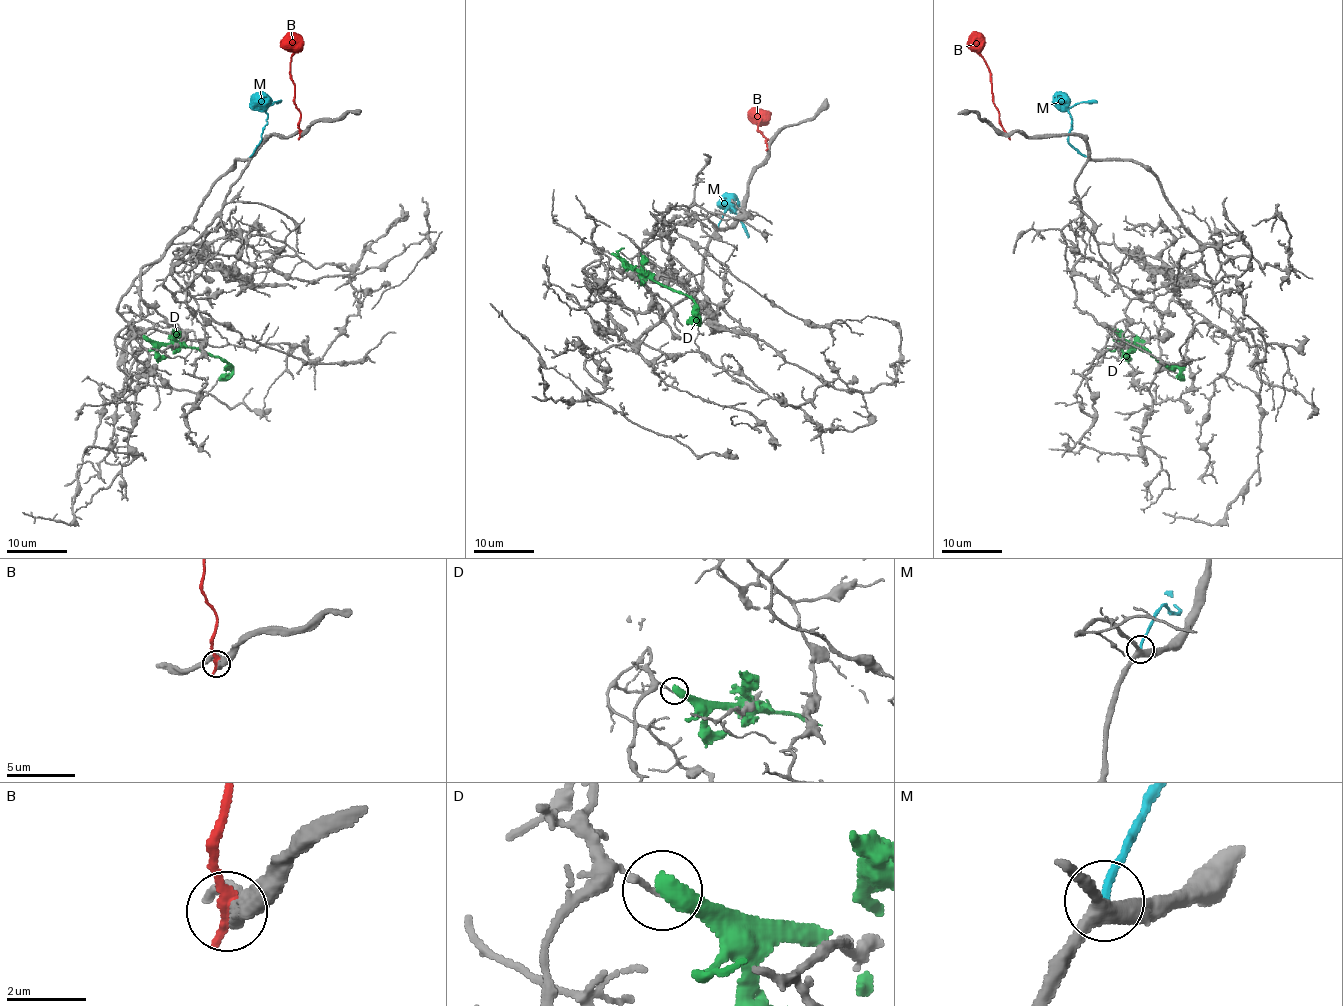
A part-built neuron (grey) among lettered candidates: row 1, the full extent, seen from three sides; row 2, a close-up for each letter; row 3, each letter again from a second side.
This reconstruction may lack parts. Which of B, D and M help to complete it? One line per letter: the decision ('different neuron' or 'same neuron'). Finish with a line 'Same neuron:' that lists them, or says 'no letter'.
B: different neuron
D: different neuron
M: different neuron
Same neuron: no letter

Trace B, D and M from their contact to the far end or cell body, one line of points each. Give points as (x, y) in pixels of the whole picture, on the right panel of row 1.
B: (1006, 134), (992, 101), (991, 71), (980, 53), (980, 38), (973, 31)
D: (1114, 338), (1121, 343), (1133, 343), (1163, 364), (1177, 365), (1183, 380)
M: (1087, 157), (1069, 142), (1072, 122), (1069, 109), (1076, 103), (1097, 103)

